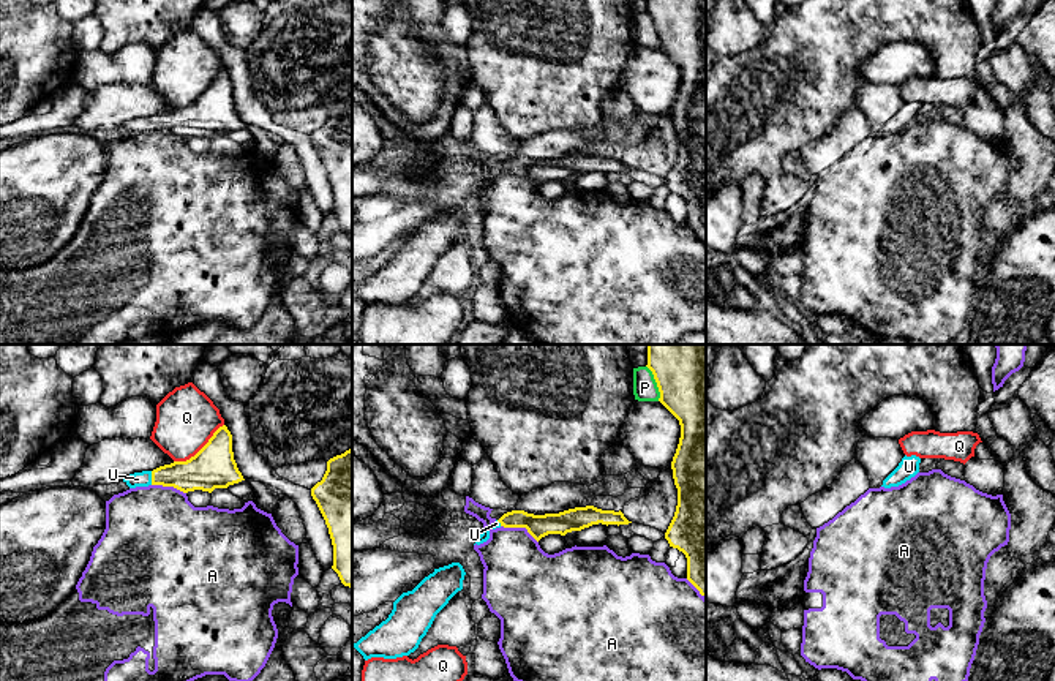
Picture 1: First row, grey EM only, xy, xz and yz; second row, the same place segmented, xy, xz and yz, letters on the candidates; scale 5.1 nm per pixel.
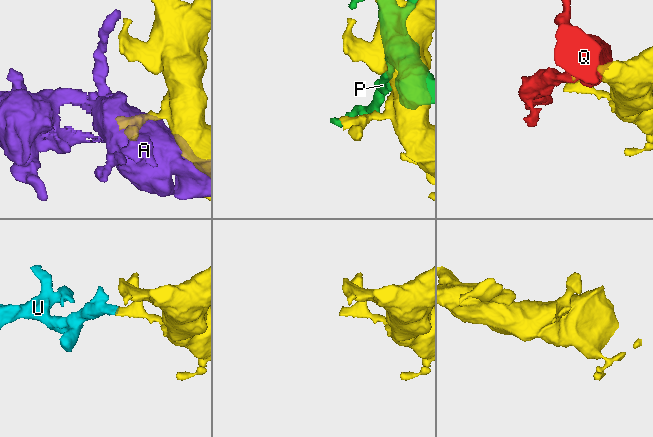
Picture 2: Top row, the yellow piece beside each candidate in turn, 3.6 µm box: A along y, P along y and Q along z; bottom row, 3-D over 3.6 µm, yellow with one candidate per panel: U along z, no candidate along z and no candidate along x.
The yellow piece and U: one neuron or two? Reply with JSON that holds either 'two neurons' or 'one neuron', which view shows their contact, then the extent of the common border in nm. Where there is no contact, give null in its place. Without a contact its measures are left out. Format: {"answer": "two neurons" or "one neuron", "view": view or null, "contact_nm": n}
{"answer": "one neuron", "view": "xy", "contact_nm": 70}

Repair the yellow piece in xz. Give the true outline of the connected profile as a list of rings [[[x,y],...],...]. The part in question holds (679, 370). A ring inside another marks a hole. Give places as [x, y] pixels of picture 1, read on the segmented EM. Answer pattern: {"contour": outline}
{"contour": [[[648,344],[646,367],[657,382],[659,401],[681,425],[671,461],[678,506],[665,539],[685,555],[687,580],[706,599],[706,344]]]}

